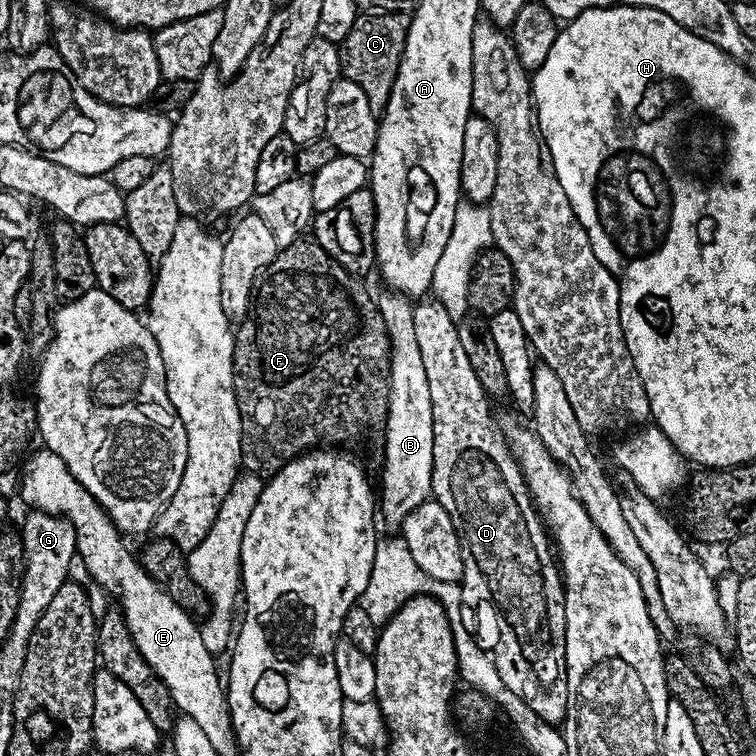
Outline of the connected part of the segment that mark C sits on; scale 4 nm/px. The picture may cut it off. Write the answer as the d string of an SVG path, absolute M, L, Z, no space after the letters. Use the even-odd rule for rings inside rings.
M373 12L357 15L356 21L339 45L340 70L343 79L362 86L370 101L370 110L383 113L398 78L398 66L404 57L406 34L410 30L411 15L406 12Z

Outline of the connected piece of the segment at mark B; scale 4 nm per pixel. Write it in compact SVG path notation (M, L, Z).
M396 324L388 335L390 341L390 371L388 374L388 414L382 425L384 432L384 474L382 476L382 492L378 494L378 512L390 527L399 529L409 513L422 506L432 496L432 471L434 470L434 410L430 402L430 382L426 382L426 366L422 366L422 350L418 350L418 338L414 332L408 332L408 324Z

